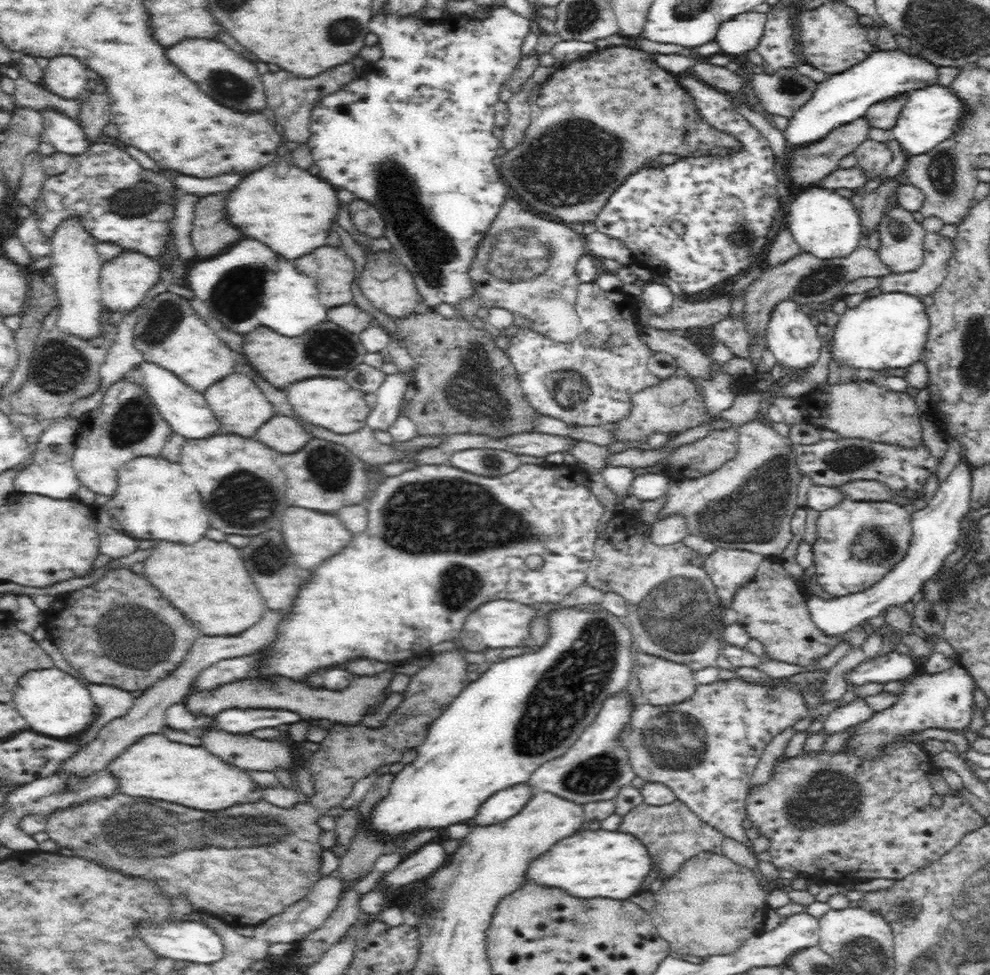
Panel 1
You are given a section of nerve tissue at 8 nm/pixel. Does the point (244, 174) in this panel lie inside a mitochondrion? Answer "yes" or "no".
no

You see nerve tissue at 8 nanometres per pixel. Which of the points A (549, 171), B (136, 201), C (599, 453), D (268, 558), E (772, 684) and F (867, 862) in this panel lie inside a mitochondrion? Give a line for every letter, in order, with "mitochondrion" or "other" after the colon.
A: mitochondrion
B: mitochondrion
C: other
D: mitochondrion
E: other
F: other

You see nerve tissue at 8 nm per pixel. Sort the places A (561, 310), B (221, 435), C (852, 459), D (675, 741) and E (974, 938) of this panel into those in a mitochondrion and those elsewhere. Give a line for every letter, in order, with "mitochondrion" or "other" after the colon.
A: other
B: other
C: mitochondrion
D: mitochondrion
E: mitochondrion

